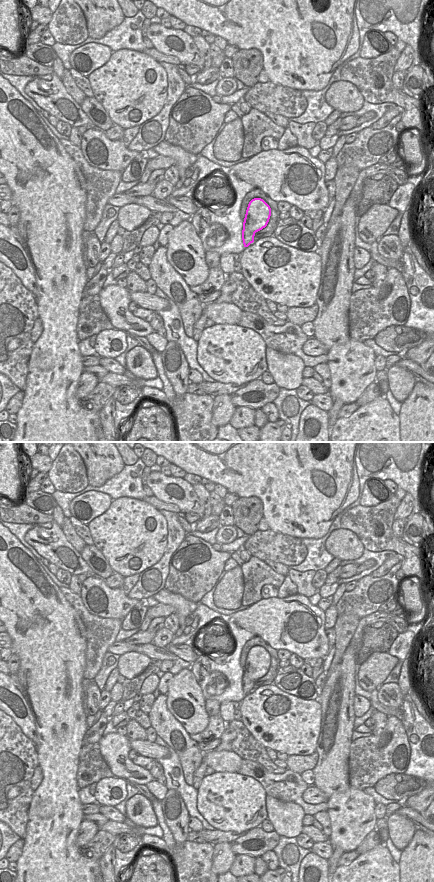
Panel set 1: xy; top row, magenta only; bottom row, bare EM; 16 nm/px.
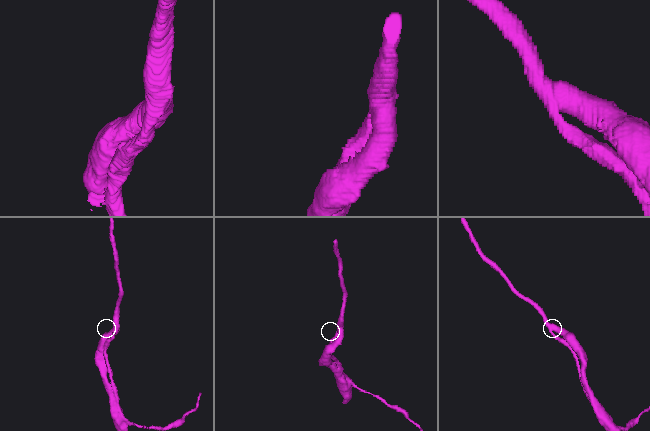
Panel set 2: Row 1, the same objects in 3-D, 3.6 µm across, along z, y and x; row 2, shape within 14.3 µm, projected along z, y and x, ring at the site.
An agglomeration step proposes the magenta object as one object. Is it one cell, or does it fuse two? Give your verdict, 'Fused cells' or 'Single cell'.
Single cell

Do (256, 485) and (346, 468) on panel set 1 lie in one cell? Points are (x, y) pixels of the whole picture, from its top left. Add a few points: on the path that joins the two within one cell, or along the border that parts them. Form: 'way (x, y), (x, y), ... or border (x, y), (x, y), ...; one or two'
way (278, 468), (324, 468); one

